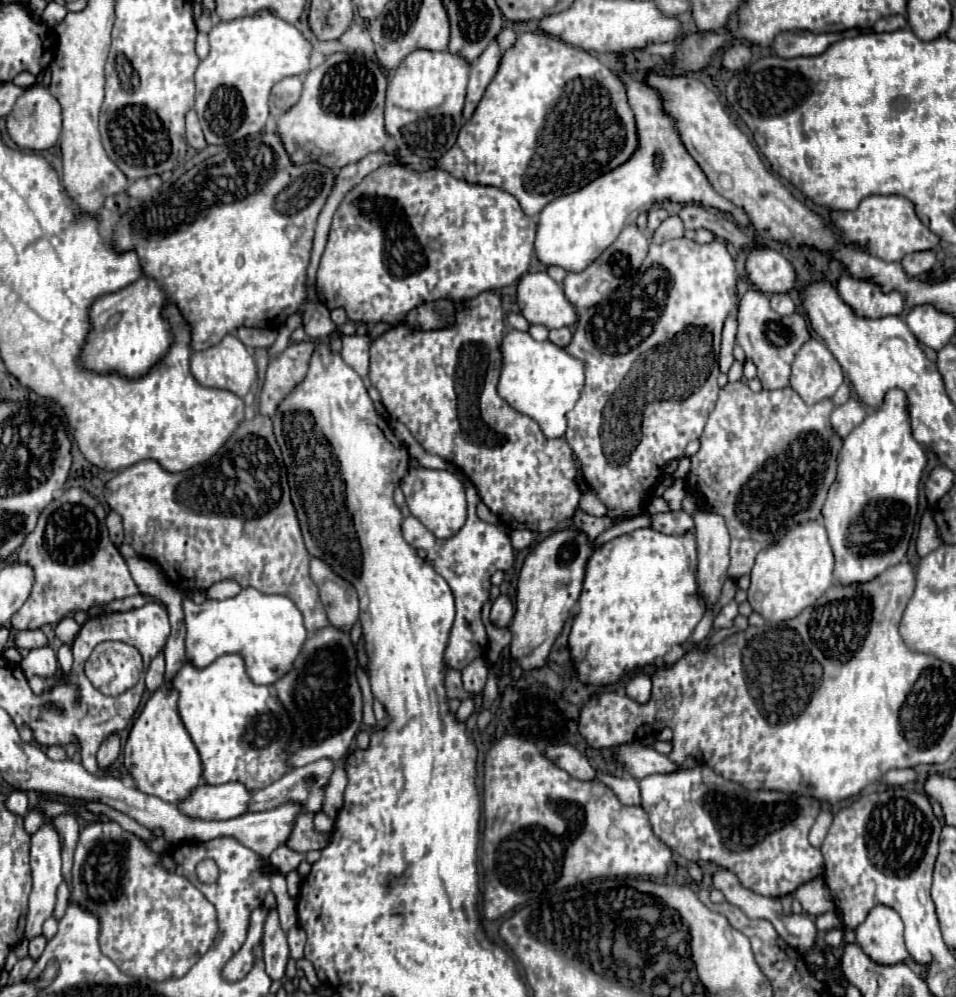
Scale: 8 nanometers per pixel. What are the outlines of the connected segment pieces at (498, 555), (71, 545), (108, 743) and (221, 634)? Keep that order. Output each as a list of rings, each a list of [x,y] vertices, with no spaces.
[[[463,479],[463,485],[465,485],[465,491],[467,491],[469,513],[467,513],[467,523],[461,527],[461,531],[457,535],[441,541],[433,533],[429,533],[413,515],[403,517],[403,527],[401,527],[407,543],[411,543],[415,549],[425,549],[425,553],[427,553],[425,561],[439,575],[443,575],[445,581],[449,583],[449,587],[453,589],[457,615],[455,615],[455,623],[453,623],[451,633],[449,633],[449,643],[447,643],[447,651],[443,655],[443,661],[445,661],[445,667],[457,669],[457,671],[467,667],[473,659],[485,655],[485,651],[487,651],[487,631],[485,631],[485,625],[481,621],[481,605],[489,599],[489,587],[491,587],[489,579],[491,579],[491,573],[511,569],[513,561],[515,561],[507,526],[503,523],[491,525],[491,523],[481,521],[475,513],[479,495],[467,479]]]
[[[81,487],[67,489],[43,509],[35,531],[27,535],[17,553],[21,563],[31,563],[35,583],[23,607],[11,617],[13,629],[39,629],[49,623],[59,623],[75,611],[87,611],[93,605],[139,593],[125,559],[109,541],[105,515],[101,503]]]
[[[109,735],[109,737],[101,743],[101,747],[99,747],[99,751],[97,751],[97,763],[99,763],[99,767],[103,767],[103,769],[111,767],[111,765],[115,763],[115,759],[119,757],[119,751],[121,751],[119,737],[117,737],[117,735]]]
[[[251,587],[241,589],[241,593],[231,599],[207,599],[201,605],[185,597],[183,609],[187,627],[187,661],[203,669],[221,655],[237,653],[243,655],[247,677],[259,685],[273,685],[279,677],[283,677],[293,667],[293,661],[307,639],[301,611],[291,599],[283,595],[263,595]]]

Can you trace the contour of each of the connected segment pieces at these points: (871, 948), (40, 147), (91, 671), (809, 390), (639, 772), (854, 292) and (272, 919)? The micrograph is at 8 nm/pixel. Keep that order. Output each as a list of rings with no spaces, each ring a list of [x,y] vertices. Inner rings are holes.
[[[877,905],[871,909],[867,919],[855,929],[855,935],[857,945],[875,963],[895,965],[909,957],[903,943],[903,921],[891,907]]]
[[[29,87],[15,103],[13,111],[7,115],[7,133],[11,137],[11,141],[19,147],[19,149],[27,149],[27,151],[47,151],[51,149],[59,135],[61,135],[61,105],[57,103],[57,99],[49,93],[47,87]]]
[[[121,641],[99,643],[85,663],[85,675],[103,695],[115,697],[131,689],[141,675],[143,663],[135,647]]]
[[[817,339],[807,341],[791,365],[791,387],[811,405],[833,397],[841,383],[841,365],[827,345]]]
[[[631,743],[631,745],[621,745],[617,749],[617,759],[621,763],[625,763],[627,771],[635,777],[635,779],[643,779],[647,775],[653,773],[667,773],[667,771],[675,771],[679,765],[673,763],[667,755],[657,753],[651,747],[639,745],[639,743]]]
[[[843,271],[837,283],[839,297],[859,315],[859,317],[883,317],[883,315],[901,315],[903,313],[903,297],[899,293],[881,293],[879,285],[871,281],[859,281],[849,277]]]
[[[269,911],[267,915],[261,945],[265,949],[267,975],[273,981],[281,981],[285,977],[285,967],[289,961],[289,947],[287,947],[287,935],[279,925],[277,911]]]

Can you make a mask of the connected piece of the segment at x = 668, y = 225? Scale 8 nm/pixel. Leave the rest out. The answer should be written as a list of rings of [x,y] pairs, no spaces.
[[[671,215],[667,217],[659,229],[651,235],[651,241],[653,243],[665,243],[669,239],[677,239],[677,237],[683,237],[685,233],[685,227],[683,227],[683,221],[679,219],[679,215]]]

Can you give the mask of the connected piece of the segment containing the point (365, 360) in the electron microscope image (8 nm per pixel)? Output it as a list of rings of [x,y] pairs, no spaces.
[[[339,333],[342,339],[342,352],[341,357],[347,363],[351,363],[349,367],[353,367],[361,377],[367,375],[369,371],[369,345],[371,339],[368,335],[351,335],[346,336]]]

